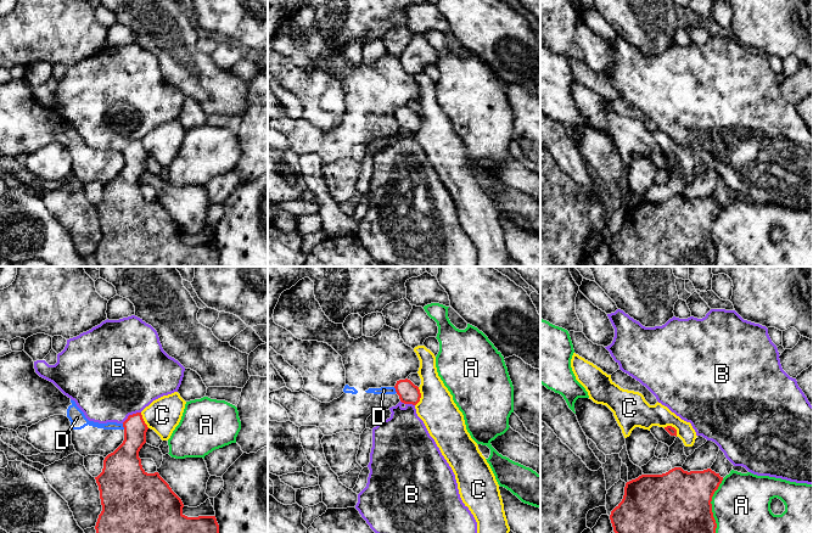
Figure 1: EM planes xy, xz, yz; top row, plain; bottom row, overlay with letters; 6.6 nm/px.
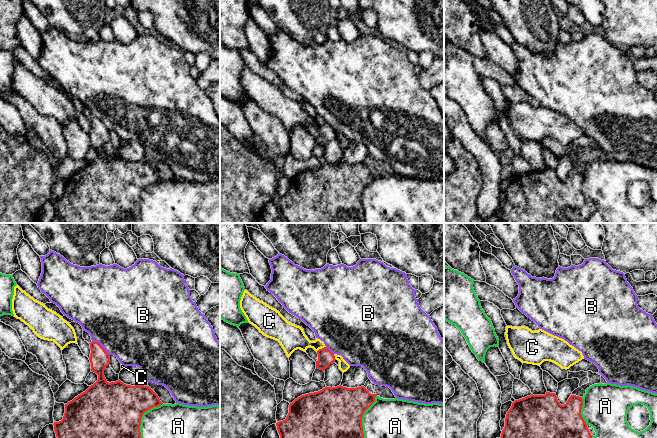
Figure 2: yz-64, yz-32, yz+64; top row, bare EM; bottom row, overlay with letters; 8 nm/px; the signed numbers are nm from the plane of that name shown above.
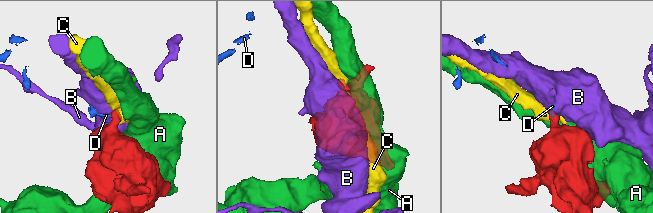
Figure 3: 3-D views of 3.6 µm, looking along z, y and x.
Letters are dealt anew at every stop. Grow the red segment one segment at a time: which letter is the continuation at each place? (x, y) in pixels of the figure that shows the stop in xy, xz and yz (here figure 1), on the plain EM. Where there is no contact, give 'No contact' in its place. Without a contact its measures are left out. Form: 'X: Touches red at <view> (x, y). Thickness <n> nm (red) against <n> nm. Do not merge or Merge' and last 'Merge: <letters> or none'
A: Touches red at yz (711, 236). Thickness 500 nm (red) against 380 nm. Do not merge
B: Touches red at xy (130, 142). Thickness 150 nm (red) against 500 nm. Do not merge
C: Touches red at xz (420, 124). Thickness 140 nm (red) against 260 nm. Do not merge
D: Touches red at xy (123, 153). Thickness 220 nm (red) against 50 nm. Do not merge
Merge: none

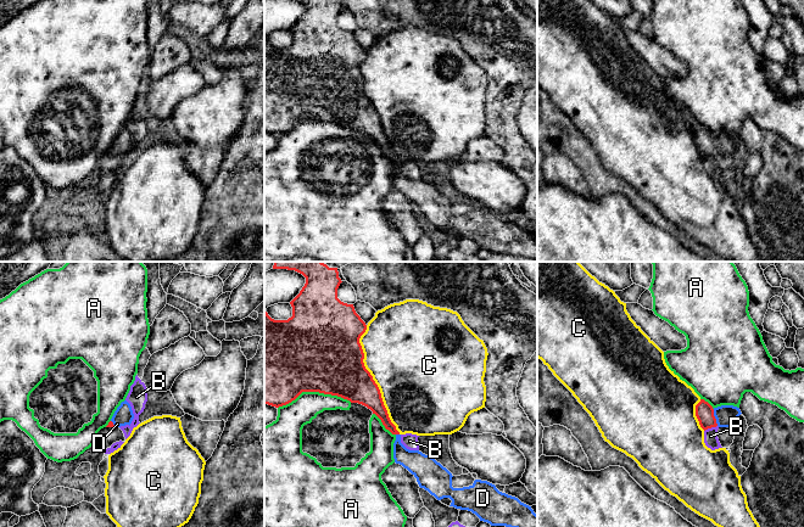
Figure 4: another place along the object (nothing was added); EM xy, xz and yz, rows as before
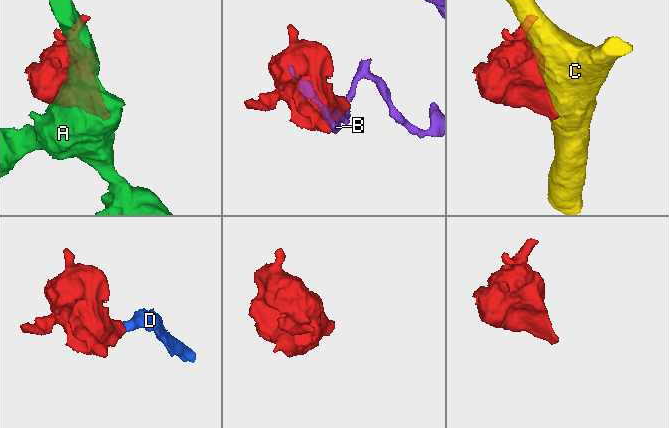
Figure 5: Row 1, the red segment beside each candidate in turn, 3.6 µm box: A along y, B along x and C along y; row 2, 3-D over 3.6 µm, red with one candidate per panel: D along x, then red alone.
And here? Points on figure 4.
A: Touches red at xz (314, 118). Thickness 500 nm (red) against 190 nm. Do not merge
B: Touches red at yz (710, 155). Thickness 120 nm (red) against 100 nm. Do not merge
C: Touches red at xz (373, 107). Thickness 340 nm (red) against 480 nm. Do not merge
D: Touches red at yz (714, 145). Thickness 120 nm (red) against 140 nm. Merge
Merge: D

